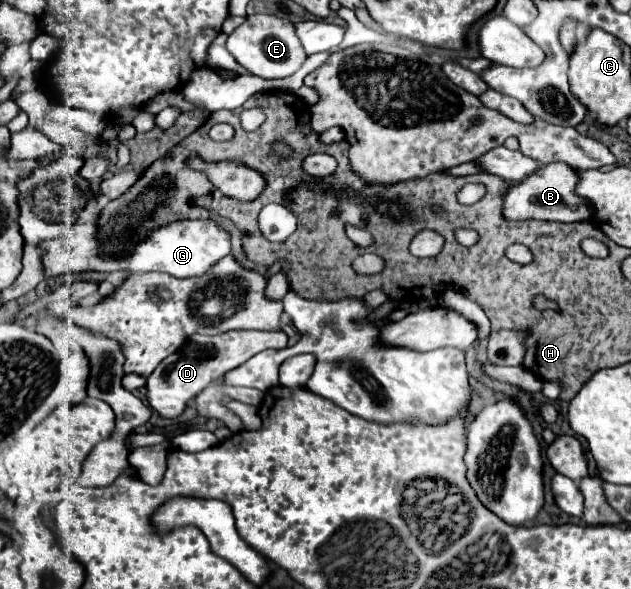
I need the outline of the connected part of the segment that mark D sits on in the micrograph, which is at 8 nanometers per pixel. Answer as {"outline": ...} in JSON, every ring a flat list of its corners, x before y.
{"outline":[[233,330,219,336,191,336,191,342,187,342,179,352,171,354,167,362,159,364,157,370,147,378,147,400,153,410,157,410,163,418,177,418,187,408,187,402,193,400,201,390,205,390,211,382,219,380,227,372,239,368,243,362,253,358,255,354,269,350,269,348,287,348,287,334,285,332,259,332,259,330]]}

